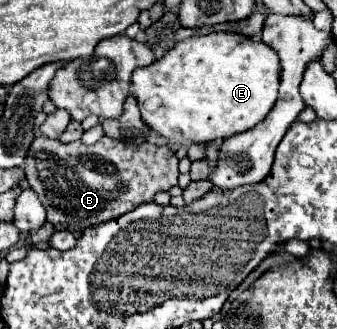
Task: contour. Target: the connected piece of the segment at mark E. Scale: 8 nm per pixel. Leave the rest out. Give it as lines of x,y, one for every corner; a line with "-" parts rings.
210,32
178,42
160,60
138,68
132,92
144,122
172,142
206,144
262,122
278,100
280,60
272,46
236,32

